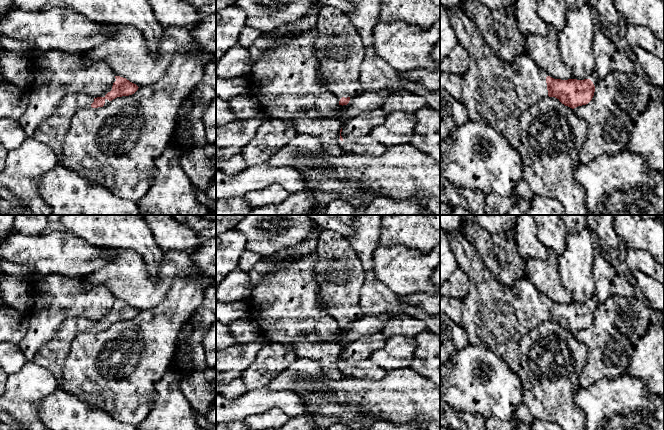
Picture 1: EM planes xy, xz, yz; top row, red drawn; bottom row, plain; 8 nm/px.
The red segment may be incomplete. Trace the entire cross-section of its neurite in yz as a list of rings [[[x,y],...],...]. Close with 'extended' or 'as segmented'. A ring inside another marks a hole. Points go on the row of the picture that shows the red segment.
[[[462,1],[458,6],[449,9],[449,16],[458,44],[466,49],[470,59],[468,70],[461,76],[461,102],[467,108],[470,120],[491,126],[516,150],[519,149],[522,139],[520,117],[537,101],[555,97],[565,106],[574,109],[592,100],[594,85],[600,80],[596,71],[588,79],[561,80],[550,77],[538,68],[528,54],[504,63],[493,48],[485,43],[475,24],[466,15]]]; extended

